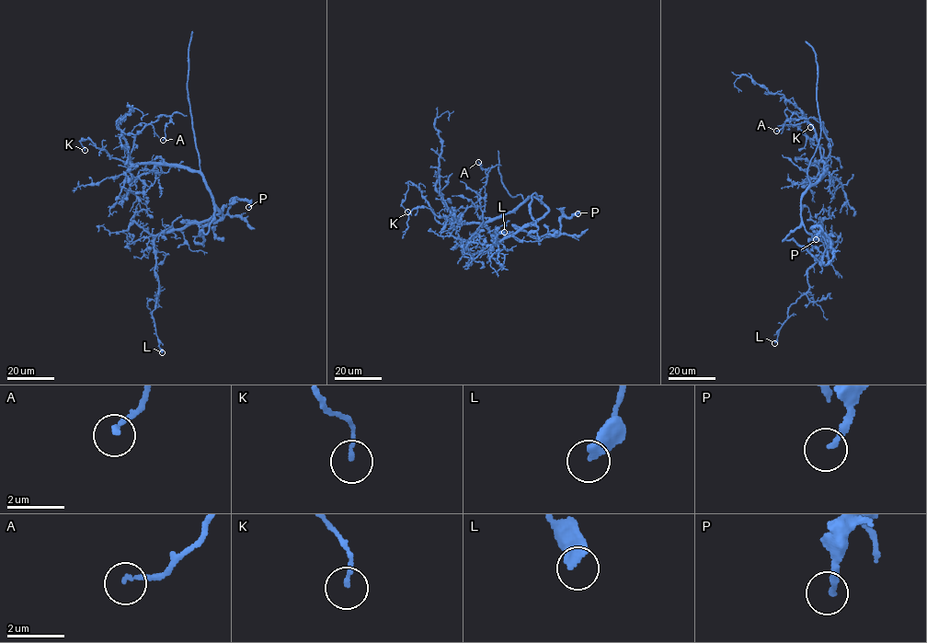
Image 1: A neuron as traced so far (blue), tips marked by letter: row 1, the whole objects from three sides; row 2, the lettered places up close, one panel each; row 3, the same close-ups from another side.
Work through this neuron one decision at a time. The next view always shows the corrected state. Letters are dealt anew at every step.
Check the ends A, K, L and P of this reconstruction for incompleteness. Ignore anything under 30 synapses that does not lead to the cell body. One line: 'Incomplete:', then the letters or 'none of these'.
Incomplete: none of these

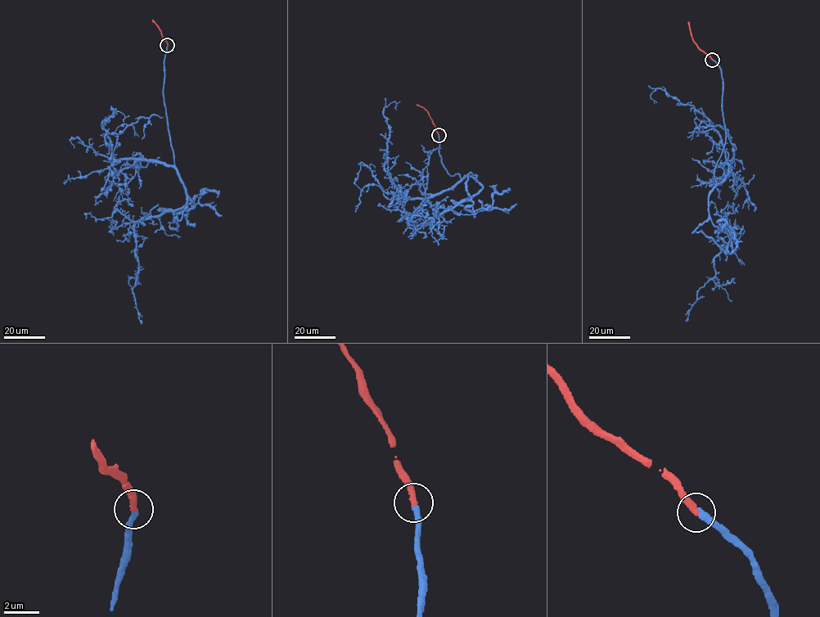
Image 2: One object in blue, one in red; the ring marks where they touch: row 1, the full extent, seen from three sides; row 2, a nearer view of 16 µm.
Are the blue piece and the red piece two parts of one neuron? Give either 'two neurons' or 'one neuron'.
one neuron

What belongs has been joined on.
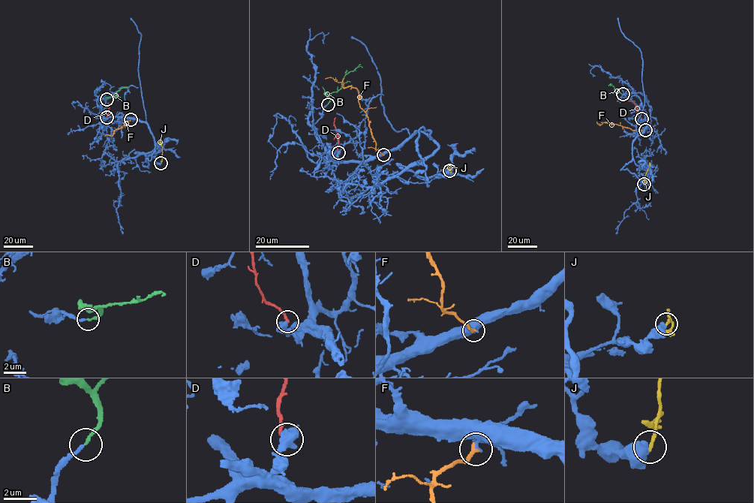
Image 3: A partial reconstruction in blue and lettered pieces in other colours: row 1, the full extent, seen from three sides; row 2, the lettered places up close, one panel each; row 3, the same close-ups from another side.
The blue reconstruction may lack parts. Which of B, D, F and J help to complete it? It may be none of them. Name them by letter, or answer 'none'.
B

